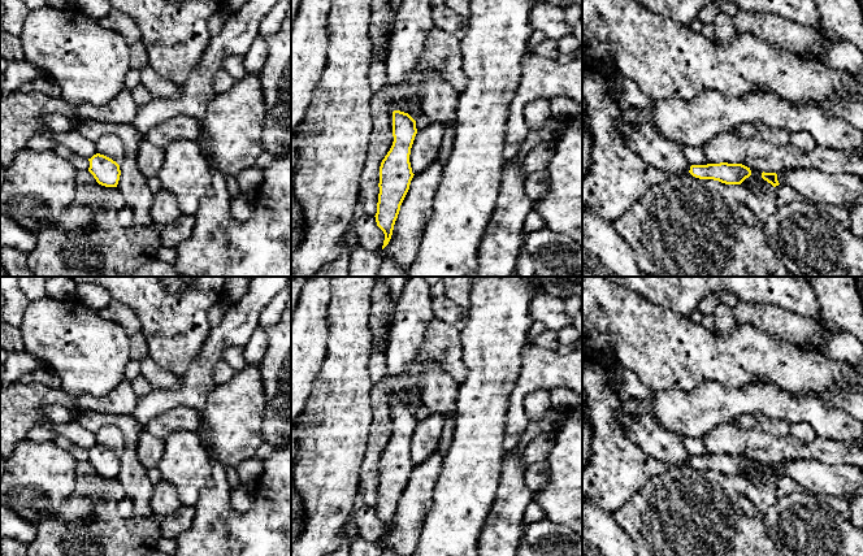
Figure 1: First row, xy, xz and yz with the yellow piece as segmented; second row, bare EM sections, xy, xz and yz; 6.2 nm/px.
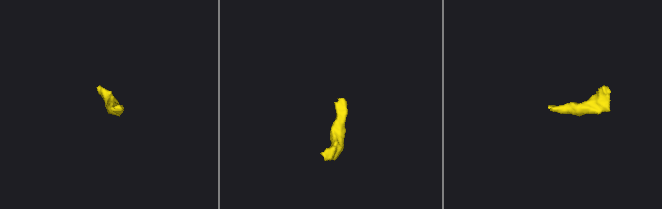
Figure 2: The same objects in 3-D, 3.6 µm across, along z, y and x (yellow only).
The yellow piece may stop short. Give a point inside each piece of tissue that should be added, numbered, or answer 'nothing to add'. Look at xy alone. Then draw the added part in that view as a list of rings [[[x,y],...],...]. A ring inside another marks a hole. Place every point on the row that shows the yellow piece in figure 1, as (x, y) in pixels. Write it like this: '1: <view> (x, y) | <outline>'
nothing to add

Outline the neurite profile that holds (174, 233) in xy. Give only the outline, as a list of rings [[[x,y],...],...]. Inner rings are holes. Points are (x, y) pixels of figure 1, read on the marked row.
[[[182,213],[182,216],[175,221],[161,226],[161,246],[175,248],[181,243],[186,242],[192,235],[194,225],[195,216]]]

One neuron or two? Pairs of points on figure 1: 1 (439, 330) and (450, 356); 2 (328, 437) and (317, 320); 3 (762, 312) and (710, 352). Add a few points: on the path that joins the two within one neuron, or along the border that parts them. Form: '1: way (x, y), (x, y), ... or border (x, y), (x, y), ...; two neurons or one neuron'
1: way (439, 337), (449, 350); one neuron
2: border (328, 335), (326, 356), (313, 379), (309, 394); two neurons
3: border (737, 324), (754, 325), (773, 338); two neurons

